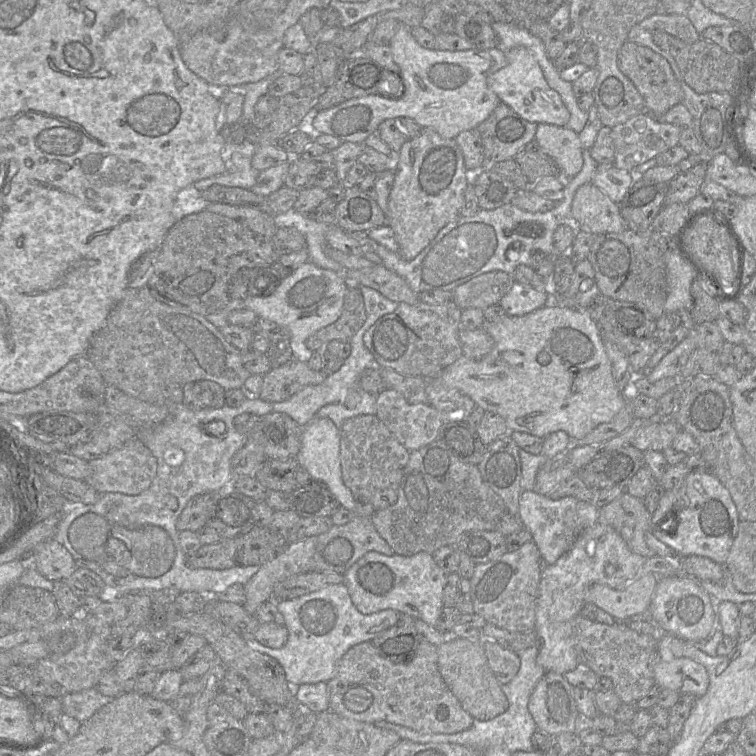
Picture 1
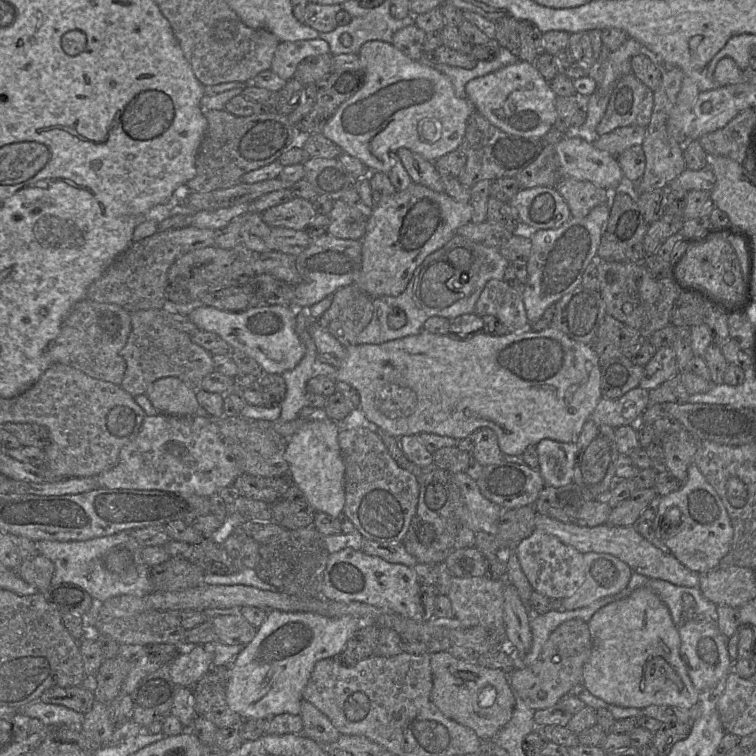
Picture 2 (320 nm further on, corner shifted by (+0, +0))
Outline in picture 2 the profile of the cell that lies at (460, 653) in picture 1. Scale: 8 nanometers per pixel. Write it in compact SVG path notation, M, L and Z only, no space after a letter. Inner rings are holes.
M446 651L430 654L431 701L449 719L472 729L481 741L493 740L510 721L516 704L508 674L455 658Z

